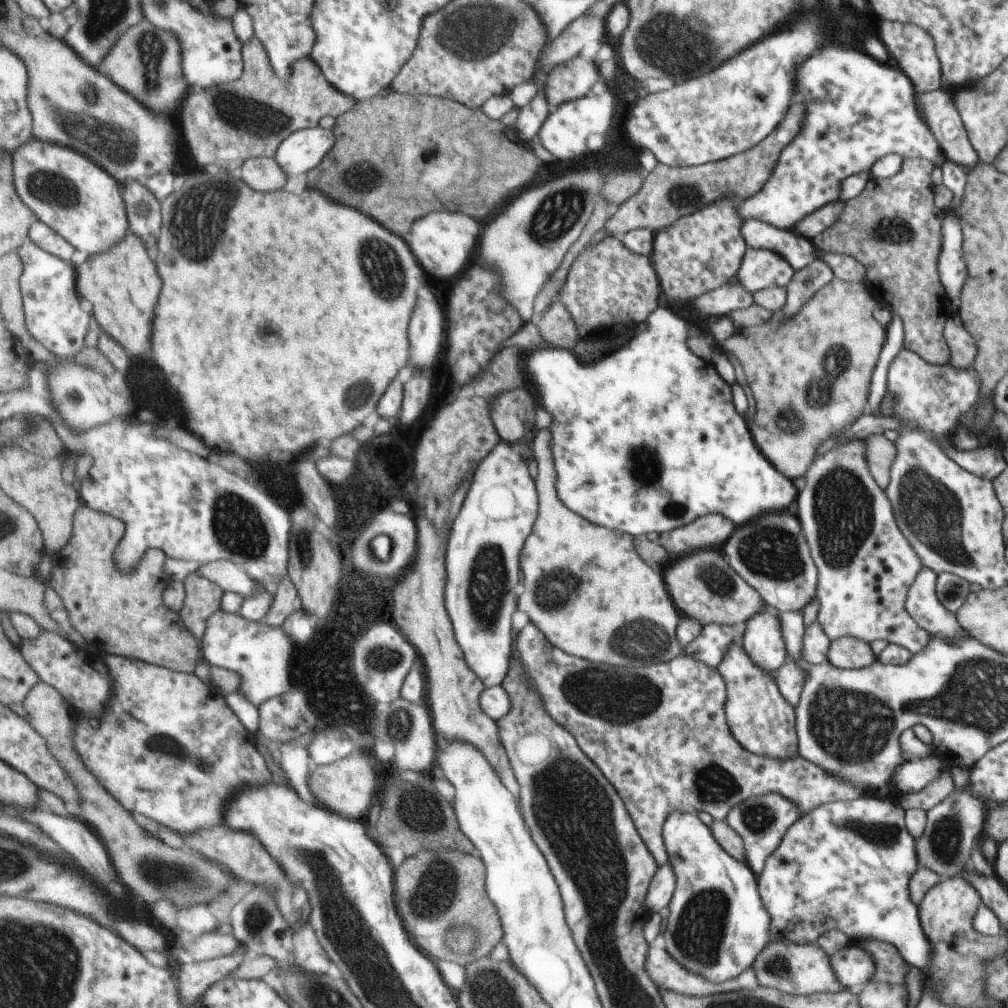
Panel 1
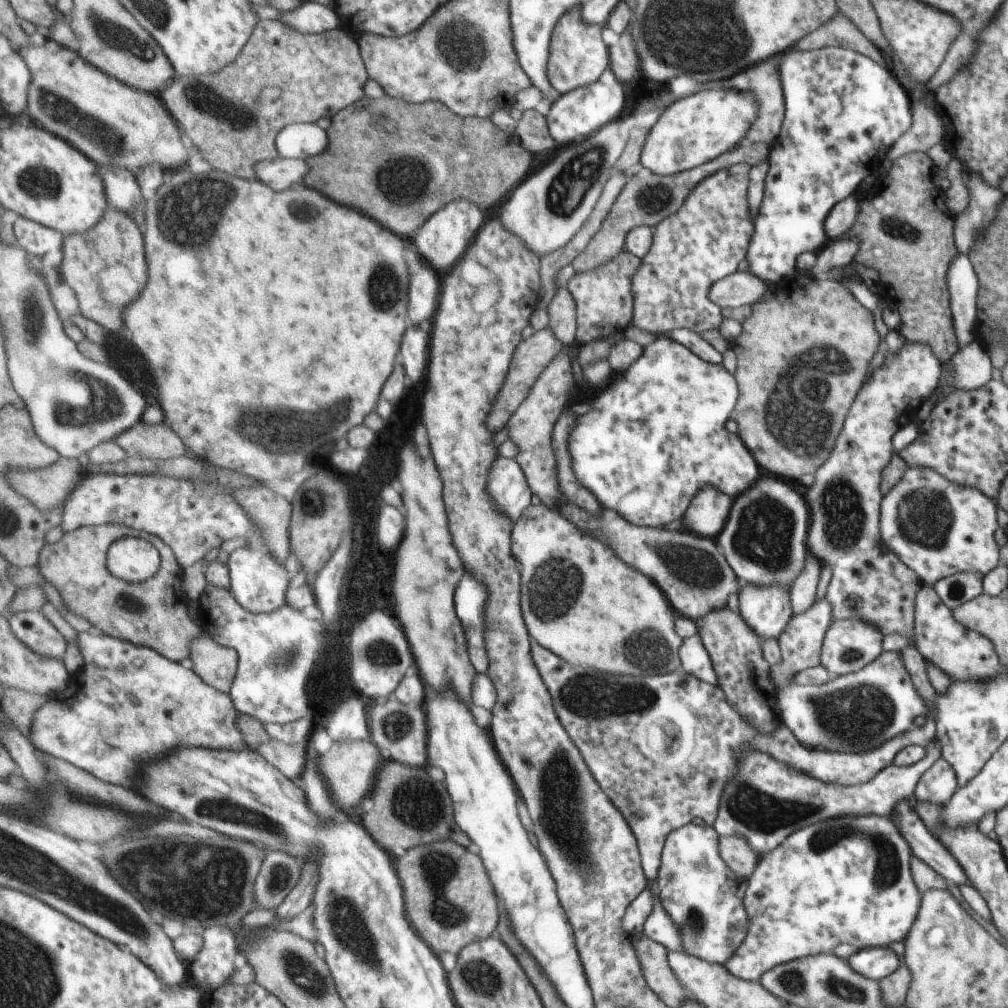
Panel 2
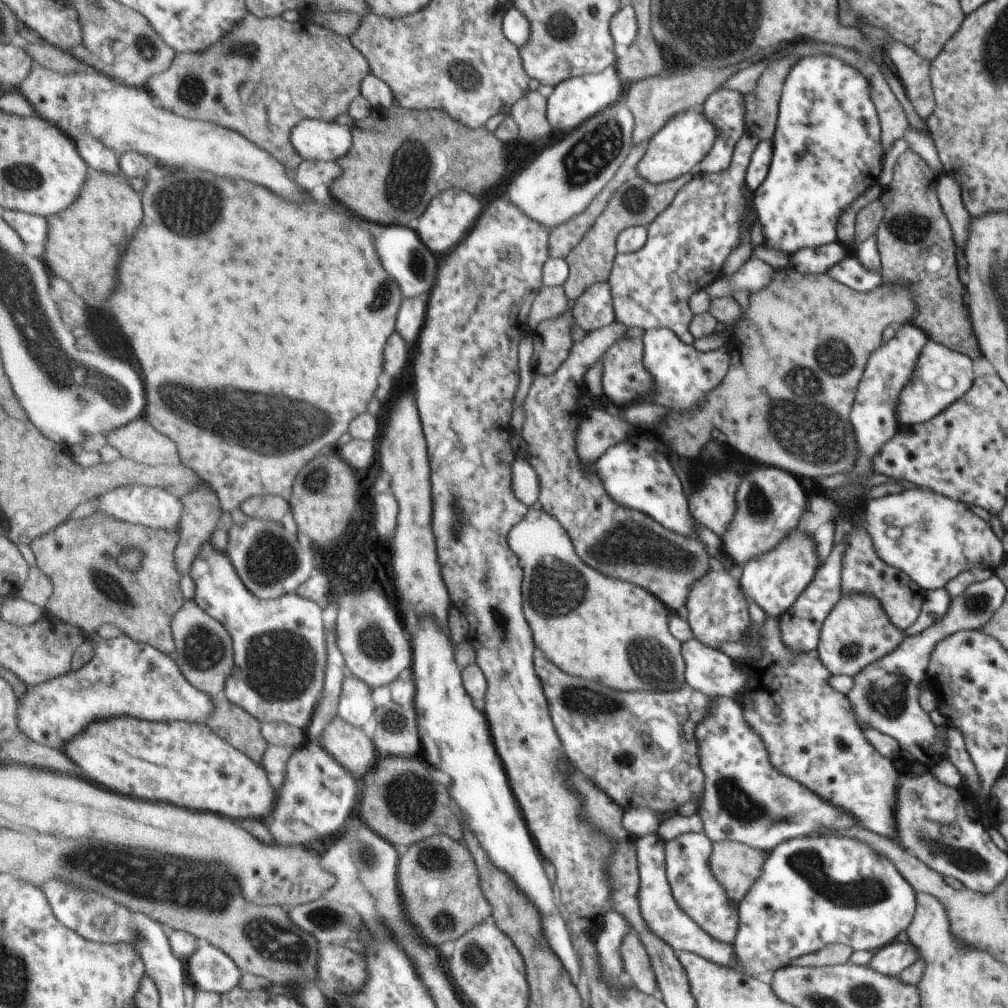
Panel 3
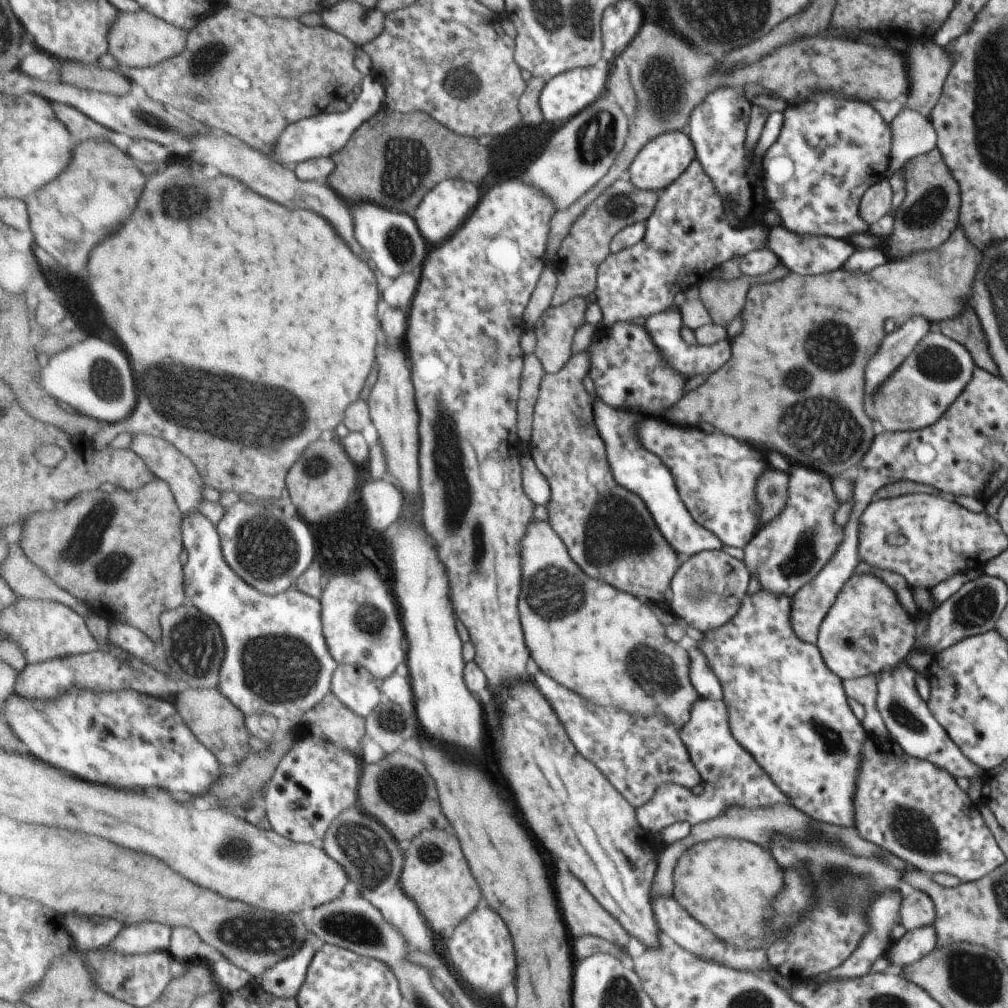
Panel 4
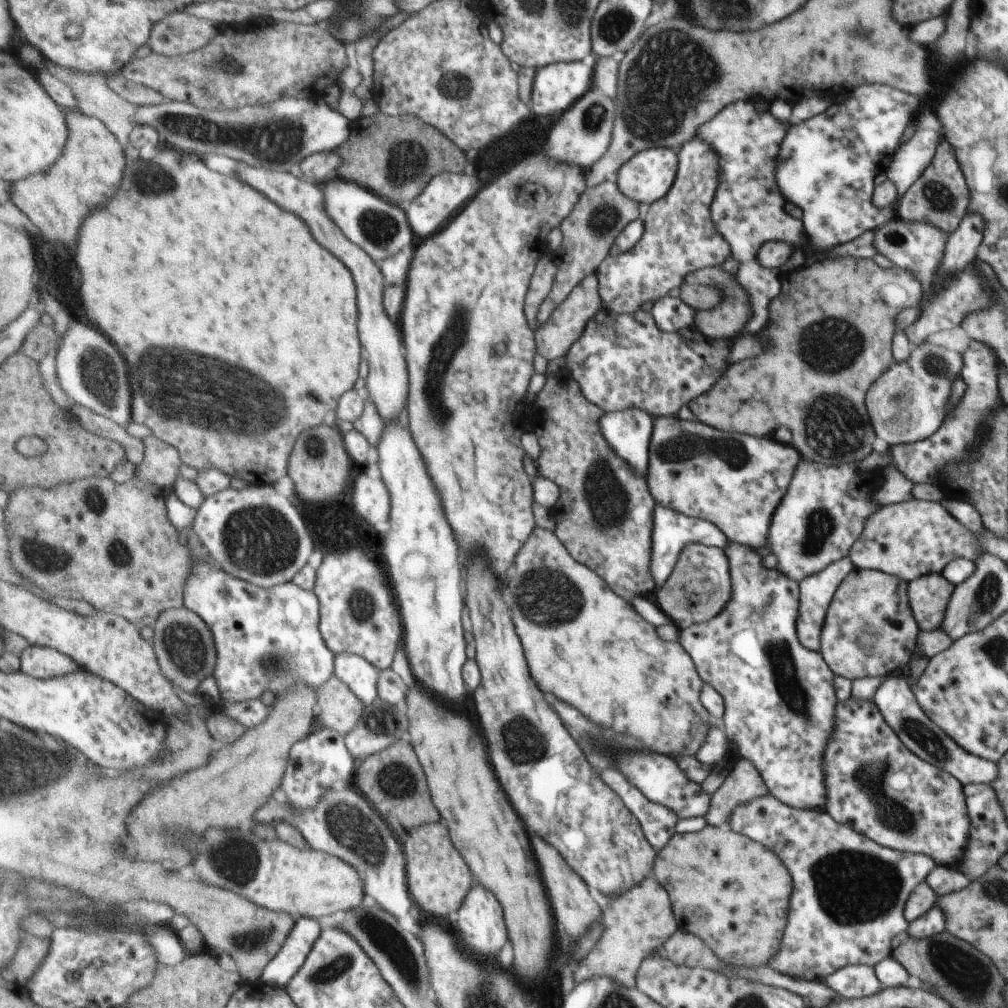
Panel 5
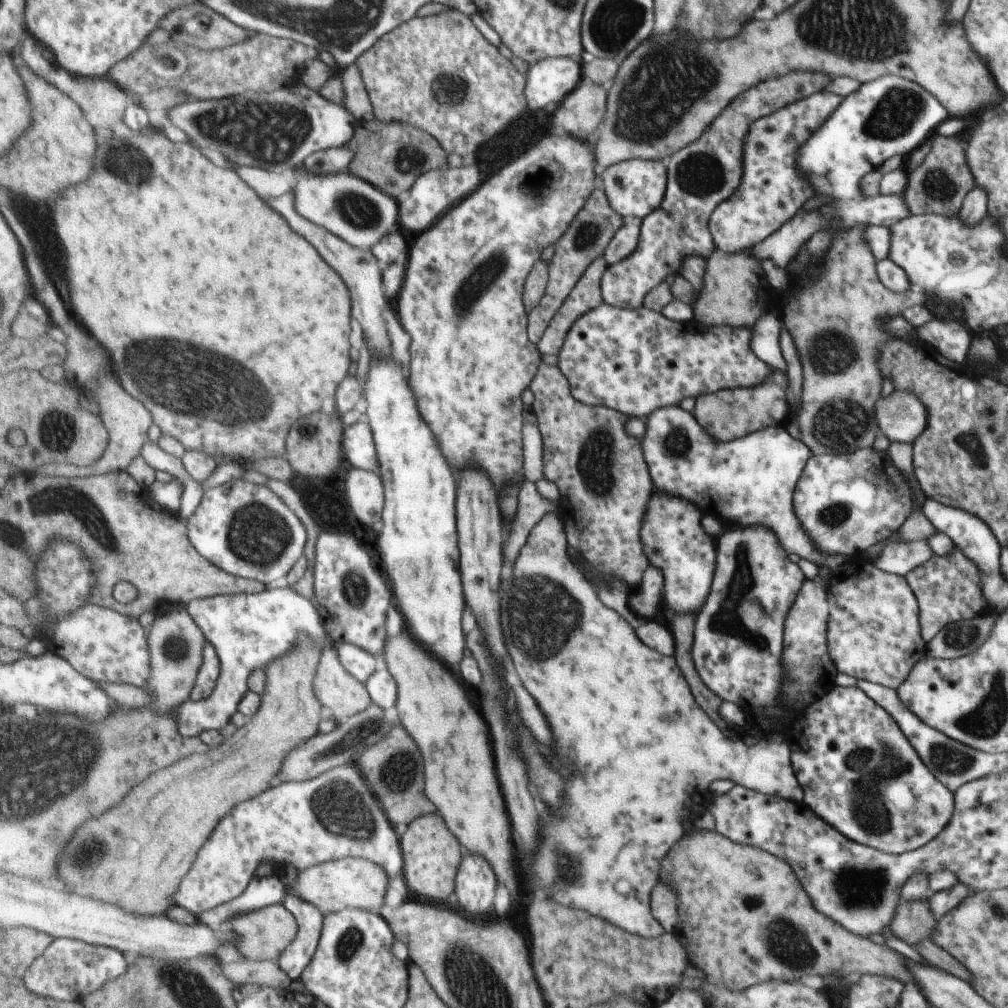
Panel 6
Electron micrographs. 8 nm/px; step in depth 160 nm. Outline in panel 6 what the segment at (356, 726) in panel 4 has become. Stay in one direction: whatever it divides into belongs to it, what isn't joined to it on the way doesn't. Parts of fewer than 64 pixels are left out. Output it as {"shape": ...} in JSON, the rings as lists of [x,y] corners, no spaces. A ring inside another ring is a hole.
{"shape":[[[332,640],[331,648],[322,654],[318,674],[314,680],[314,689],[319,700],[325,706],[325,715],[333,716],[336,722],[340,724],[345,722],[347,718],[367,710],[373,704],[373,700],[366,684],[344,668],[336,646]]]}

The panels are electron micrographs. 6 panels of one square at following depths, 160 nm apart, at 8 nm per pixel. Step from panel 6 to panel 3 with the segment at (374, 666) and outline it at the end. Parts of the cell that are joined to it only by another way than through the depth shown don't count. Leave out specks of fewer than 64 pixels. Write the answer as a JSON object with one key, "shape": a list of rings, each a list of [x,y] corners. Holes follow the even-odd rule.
{"shape":[[[345,677],[338,714],[348,723],[369,729],[373,720],[373,712],[377,708],[373,691],[368,682],[359,677]]]}

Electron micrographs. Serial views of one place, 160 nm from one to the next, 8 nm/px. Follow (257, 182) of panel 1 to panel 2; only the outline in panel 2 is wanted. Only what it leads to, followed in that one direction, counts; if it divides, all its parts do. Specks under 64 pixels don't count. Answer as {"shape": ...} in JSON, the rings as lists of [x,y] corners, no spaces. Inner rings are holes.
{"shape":[[[287,157],[259,161],[256,164],[256,178],[269,185],[273,190],[291,189],[293,182],[299,179],[302,173],[303,160]]]}

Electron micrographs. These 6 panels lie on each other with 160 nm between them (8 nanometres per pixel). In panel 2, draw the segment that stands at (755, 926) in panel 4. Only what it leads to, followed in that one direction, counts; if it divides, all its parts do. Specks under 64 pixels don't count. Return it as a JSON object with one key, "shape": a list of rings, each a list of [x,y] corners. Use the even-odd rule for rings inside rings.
{"shape":[[[736,834],[718,837],[718,850],[723,862],[741,879],[749,877],[757,868],[760,856],[743,837]]]}

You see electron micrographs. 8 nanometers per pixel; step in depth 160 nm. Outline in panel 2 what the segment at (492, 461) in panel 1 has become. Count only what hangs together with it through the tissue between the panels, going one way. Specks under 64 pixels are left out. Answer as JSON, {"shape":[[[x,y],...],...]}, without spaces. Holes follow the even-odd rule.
{"shape":[[[500,457],[493,463],[488,493],[498,509],[512,518],[514,524],[530,508],[533,491],[517,458]],[[469,572],[464,573],[455,593],[455,608],[465,626],[470,659],[479,673],[487,673],[490,668],[490,658],[486,651],[486,630],[483,624],[485,604],[490,601],[490,588],[485,590],[482,581],[473,580]]]}

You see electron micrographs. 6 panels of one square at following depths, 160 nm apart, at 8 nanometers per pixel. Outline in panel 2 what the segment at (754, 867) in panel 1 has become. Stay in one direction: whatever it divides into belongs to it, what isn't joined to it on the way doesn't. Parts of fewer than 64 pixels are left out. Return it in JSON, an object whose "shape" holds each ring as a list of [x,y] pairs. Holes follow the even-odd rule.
{"shape":[[[934,743],[925,747],[919,762],[908,767],[896,767],[891,764],[881,769],[870,781],[862,785],[839,786],[824,783],[792,766],[773,758],[770,754],[746,750],[742,754],[742,765],[722,790],[716,820],[712,825],[719,837],[737,835],[743,837],[761,856],[777,848],[791,833],[803,827],[827,819],[843,816],[851,818],[878,815],[884,817],[891,812],[893,805],[909,798],[914,792],[917,779],[930,767],[941,751]]]}

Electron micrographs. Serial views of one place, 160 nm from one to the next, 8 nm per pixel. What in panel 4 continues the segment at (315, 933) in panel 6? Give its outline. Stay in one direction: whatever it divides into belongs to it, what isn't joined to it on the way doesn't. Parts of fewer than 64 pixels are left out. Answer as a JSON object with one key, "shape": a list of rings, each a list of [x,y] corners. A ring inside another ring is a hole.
{"shape":[[[307,939],[298,949],[260,976],[260,987],[278,997],[296,998],[304,984],[315,954],[313,944]]]}

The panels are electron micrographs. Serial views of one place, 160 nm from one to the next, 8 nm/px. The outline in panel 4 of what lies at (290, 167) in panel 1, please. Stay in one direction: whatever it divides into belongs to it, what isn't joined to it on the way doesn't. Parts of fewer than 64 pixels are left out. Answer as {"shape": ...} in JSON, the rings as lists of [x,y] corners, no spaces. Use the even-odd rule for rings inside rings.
{"shape":[[[372,72],[363,78],[361,82],[361,90],[354,102],[344,113],[319,113],[314,117],[305,117],[297,122],[292,122],[286,128],[285,133],[278,138],[278,151],[273,158],[279,163],[293,162],[297,166],[305,161],[314,162],[316,158],[328,157],[339,150],[343,150],[347,146],[347,142],[351,140],[353,132],[371,116],[375,116],[379,112],[379,108],[383,106],[386,88],[375,79]]]}

